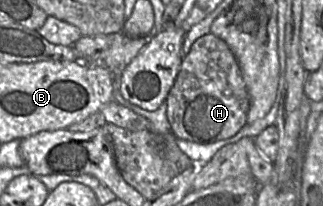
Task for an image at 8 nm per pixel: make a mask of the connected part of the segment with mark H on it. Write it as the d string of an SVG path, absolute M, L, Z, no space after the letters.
M208 33L193 42L181 61L166 106L170 129L177 139L211 144L233 137L244 127L250 98L238 62L222 39Z

